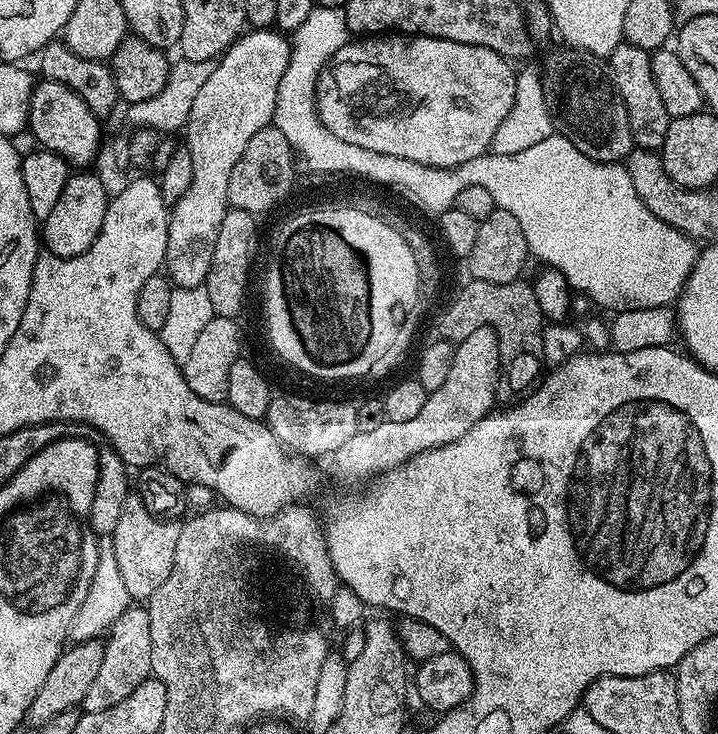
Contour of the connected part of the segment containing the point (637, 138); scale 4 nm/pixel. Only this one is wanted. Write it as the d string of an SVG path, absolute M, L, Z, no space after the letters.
M621 42L607 57L606 67L616 86L616 94L626 106L633 145L637 148L663 149L670 117L666 114L666 106L662 106L662 94L658 94L658 86L654 86L649 49Z

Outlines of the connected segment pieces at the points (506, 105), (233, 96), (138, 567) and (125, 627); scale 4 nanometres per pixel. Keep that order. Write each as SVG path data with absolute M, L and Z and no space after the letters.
M373 34L367 38L353 39L322 70L316 87L316 109L320 115L322 126L330 130L330 134L342 138L342 142L350 142L350 146L362 146L362 150L370 150L378 154L394 154L394 158L410 158L410 162L422 162L428 168L457 168L474 158L485 155L493 147L493 140L498 128L516 104L515 88L517 69L513 67L507 56L500 56L486 46L474 46L462 42L450 42L433 36L409 36L407 34Z
M257 28L245 31L240 39L235 40L225 50L223 56L215 61L210 78L202 82L202 90L198 90L198 94L194 97L194 106L190 106L186 125L186 133L188 132L186 151L190 154L194 178L190 182L190 190L182 194L179 202L171 205L164 255L166 275L177 288L199 288L207 285L210 262L214 258L214 242L218 242L218 230L222 227L222 218L229 210L226 186L230 186L230 170L234 170L238 158L242 158L246 142L250 142L250 138L254 138L258 130L272 124L278 82L282 82L282 74L286 74L291 53L289 37L279 30Z
M129 494L126 498L126 506L122 506L118 526L114 526L110 539L114 546L114 556L118 558L122 582L133 601L147 602L166 578L170 577L180 527L179 523L152 516L139 494Z
M129 606L122 618L118 618L118 622L114 622L108 629L103 646L102 666L98 669L90 690L86 690L82 705L86 712L110 710L110 706L118 706L122 698L130 698L130 694L134 694L134 690L138 690L138 686L142 686L142 682L149 679L151 642L150 614L147 607Z

